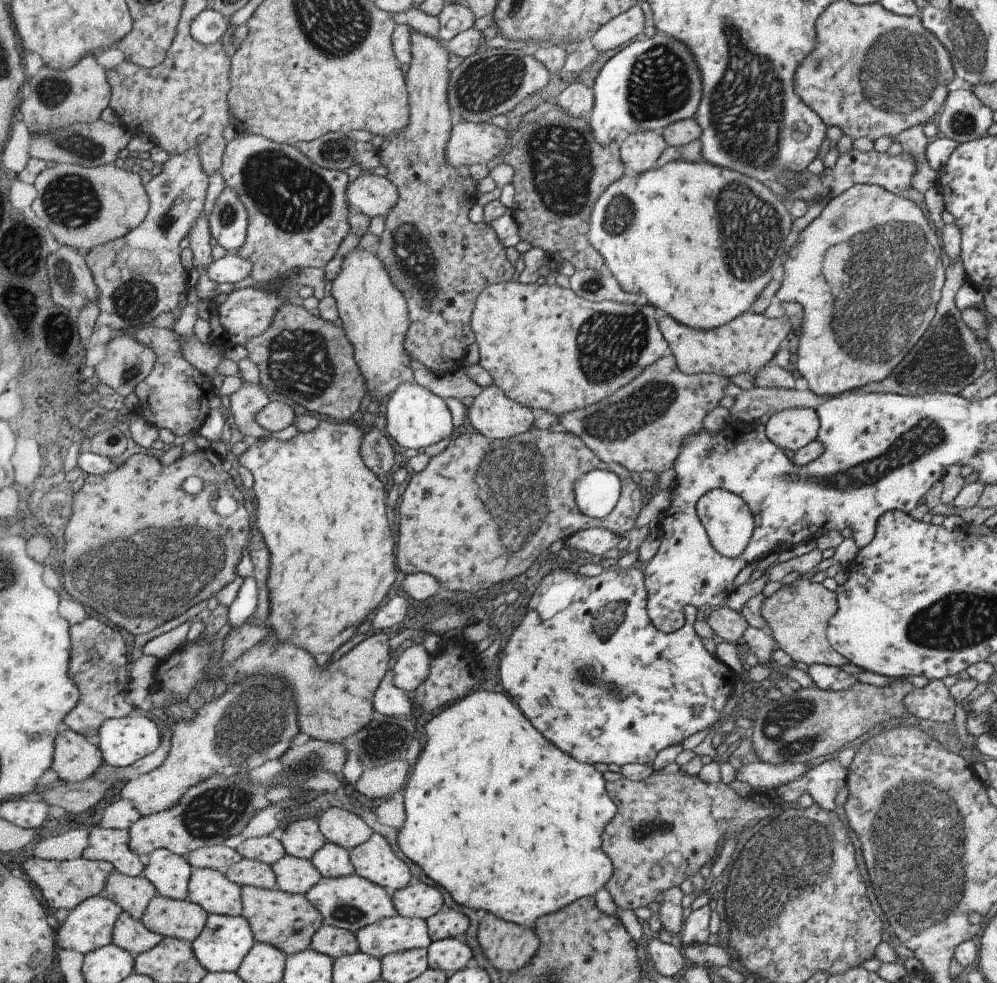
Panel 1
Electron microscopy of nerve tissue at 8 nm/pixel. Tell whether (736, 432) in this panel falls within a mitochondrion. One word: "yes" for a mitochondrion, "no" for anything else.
no

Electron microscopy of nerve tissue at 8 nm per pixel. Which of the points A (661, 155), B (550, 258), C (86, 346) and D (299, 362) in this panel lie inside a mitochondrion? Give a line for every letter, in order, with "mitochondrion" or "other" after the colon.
A: other
B: other
C: other
D: mitochondrion

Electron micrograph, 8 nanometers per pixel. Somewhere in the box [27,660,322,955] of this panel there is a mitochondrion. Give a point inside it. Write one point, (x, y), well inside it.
(256, 721)

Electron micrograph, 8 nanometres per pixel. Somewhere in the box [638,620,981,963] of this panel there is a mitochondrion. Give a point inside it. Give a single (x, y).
(921, 840)

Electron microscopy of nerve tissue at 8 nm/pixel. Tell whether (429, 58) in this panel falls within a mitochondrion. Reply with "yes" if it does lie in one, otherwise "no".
no

